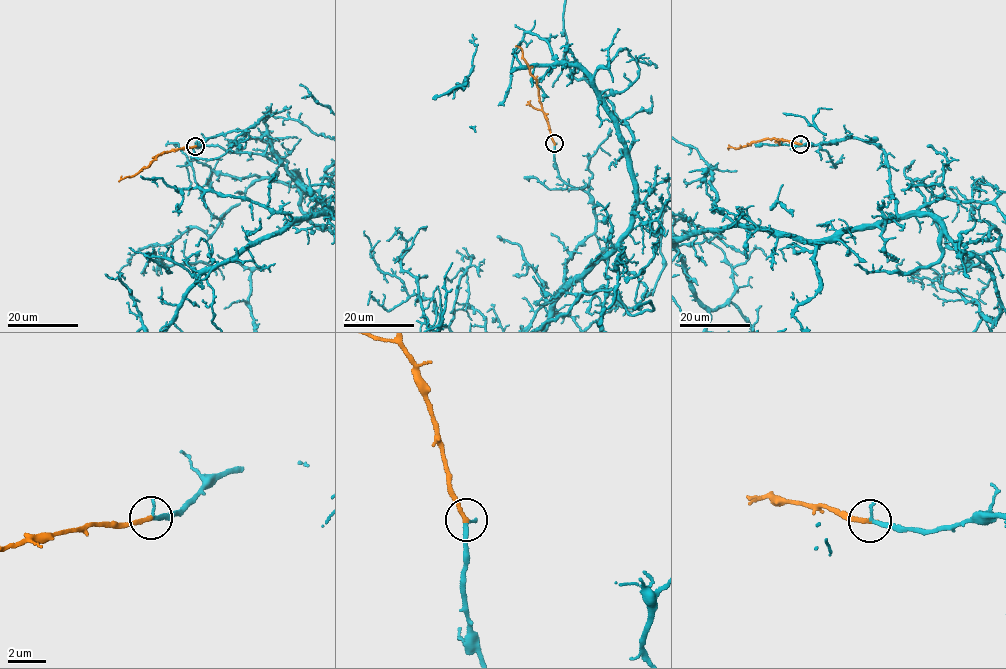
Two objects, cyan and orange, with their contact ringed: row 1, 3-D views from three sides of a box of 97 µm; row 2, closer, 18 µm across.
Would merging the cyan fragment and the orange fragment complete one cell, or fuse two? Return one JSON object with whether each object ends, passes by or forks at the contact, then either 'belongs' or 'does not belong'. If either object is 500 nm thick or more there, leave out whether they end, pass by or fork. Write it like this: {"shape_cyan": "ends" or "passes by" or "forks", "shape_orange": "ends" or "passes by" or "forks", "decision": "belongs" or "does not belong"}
{"shape_cyan": "ends", "shape_orange": "ends", "decision": "belongs"}

